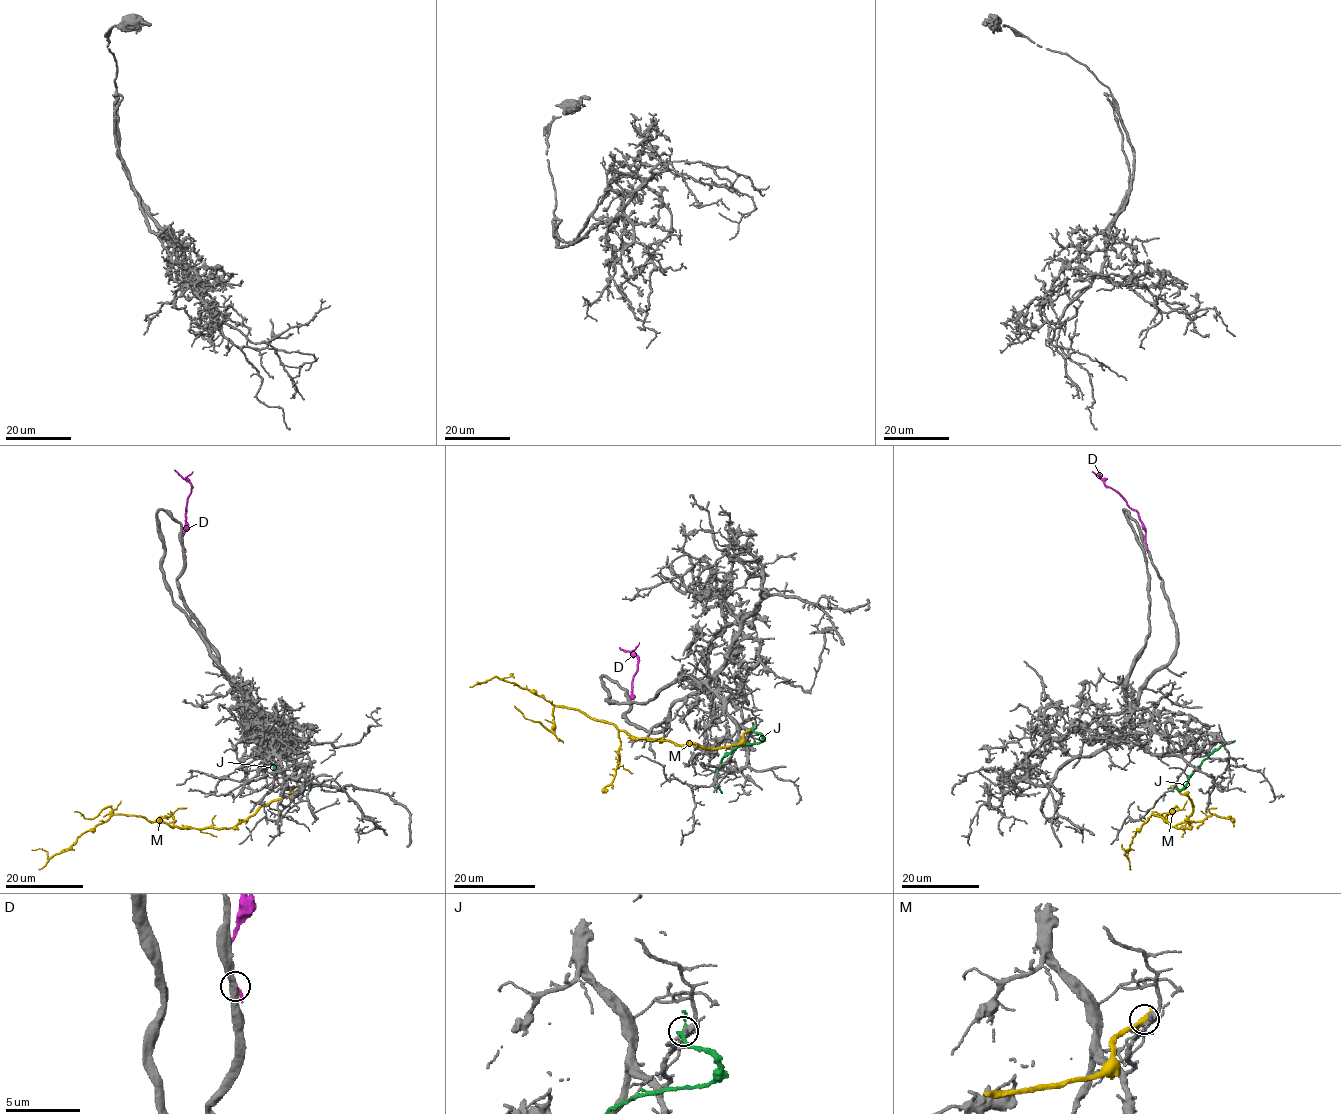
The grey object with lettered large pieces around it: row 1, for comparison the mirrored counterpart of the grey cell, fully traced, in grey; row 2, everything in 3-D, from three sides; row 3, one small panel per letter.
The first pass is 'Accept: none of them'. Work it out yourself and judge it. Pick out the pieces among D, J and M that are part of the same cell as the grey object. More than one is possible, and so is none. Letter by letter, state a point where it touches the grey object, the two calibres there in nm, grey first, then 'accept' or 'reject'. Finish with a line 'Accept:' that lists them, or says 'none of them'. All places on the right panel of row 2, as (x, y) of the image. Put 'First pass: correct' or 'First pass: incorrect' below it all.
D: contact (1147, 547); calibres 420 and 280 nm; reject
J: contact (1173, 788); calibres 400 and 190 nm; reject
M: contact (1173, 786); calibres 320 and 360 nm; reject
Accept: none of them
First pass: correct

